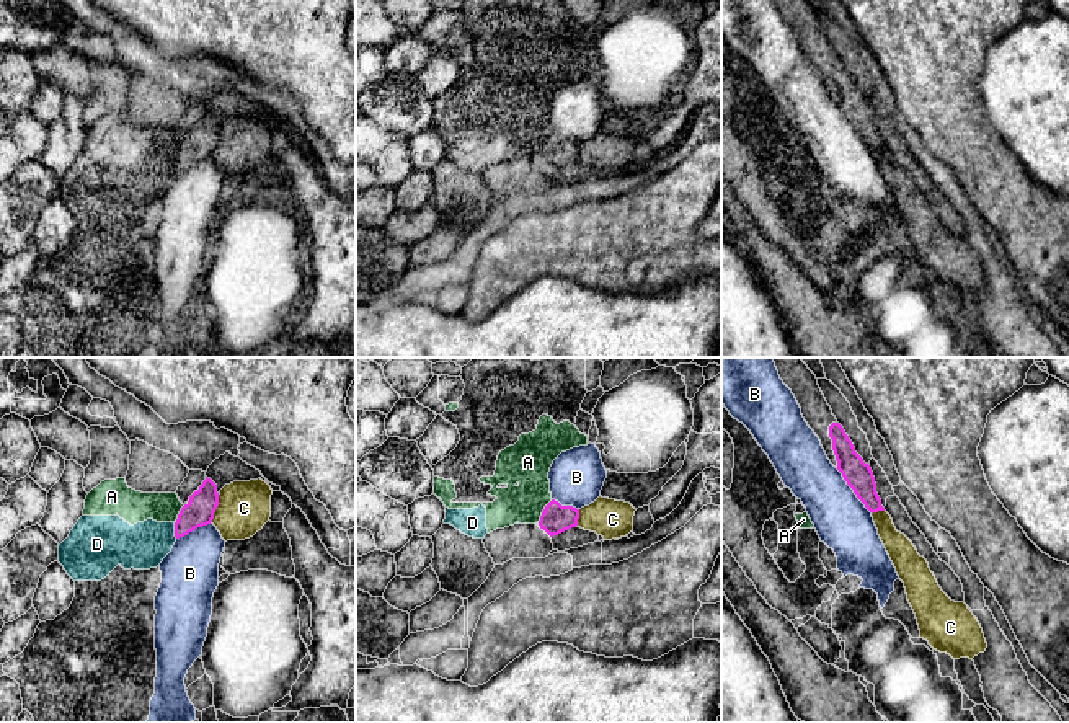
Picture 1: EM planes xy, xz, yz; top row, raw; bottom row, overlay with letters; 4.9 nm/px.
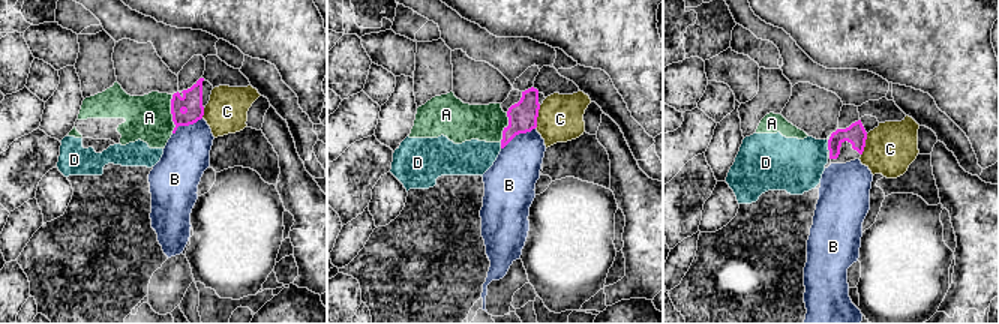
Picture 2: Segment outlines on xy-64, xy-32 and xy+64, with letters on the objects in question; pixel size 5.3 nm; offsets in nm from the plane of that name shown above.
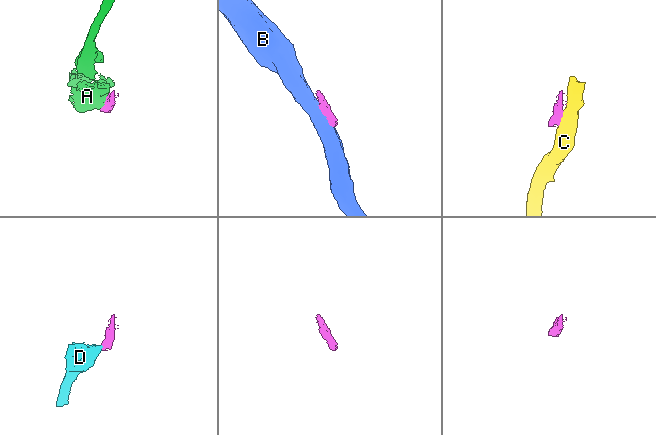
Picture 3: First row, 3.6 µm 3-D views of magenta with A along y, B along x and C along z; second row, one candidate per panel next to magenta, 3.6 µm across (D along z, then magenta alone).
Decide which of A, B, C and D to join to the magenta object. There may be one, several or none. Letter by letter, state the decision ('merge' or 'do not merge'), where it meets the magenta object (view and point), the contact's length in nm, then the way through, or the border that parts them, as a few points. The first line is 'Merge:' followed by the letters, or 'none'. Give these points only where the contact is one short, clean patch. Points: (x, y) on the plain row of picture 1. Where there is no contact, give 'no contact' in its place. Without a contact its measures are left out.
Merge: none
A: do not merge; meets magenta in xz at (542, 147); contact 150 nm long; border along xz (552, 134), (537, 159)
B: do not merge; meets magenta in yz at (854, 126); contact 280 nm long; border along yz (836, 103), (872, 147)
C: do not merge; meets magenta in xy at (216, 142); contact 140 nm long
D: do not merge; meets magenta in xy at (175, 165); contact 80 nm long; border along xy (173, 157), (173, 168), (177, 172)

